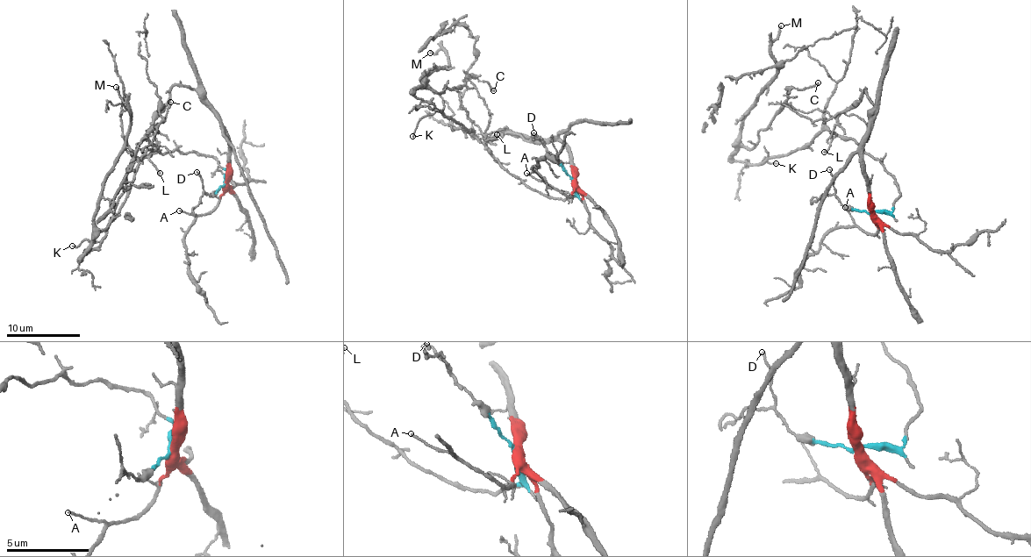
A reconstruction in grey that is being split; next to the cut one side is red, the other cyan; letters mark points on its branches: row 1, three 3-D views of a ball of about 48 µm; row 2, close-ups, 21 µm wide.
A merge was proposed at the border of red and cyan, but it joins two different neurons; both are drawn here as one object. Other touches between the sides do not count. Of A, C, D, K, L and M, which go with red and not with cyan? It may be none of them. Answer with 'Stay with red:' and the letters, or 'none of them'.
Stay with red: A

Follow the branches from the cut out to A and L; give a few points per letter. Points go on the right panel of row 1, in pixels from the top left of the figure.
A: (872, 212), (872, 222), (877, 232), (873, 234), (861, 229), (845, 208)
L: (872, 212), (891, 209), (900, 196), (891, 174), (877, 160), (850, 139), (834, 136), (823, 151)

